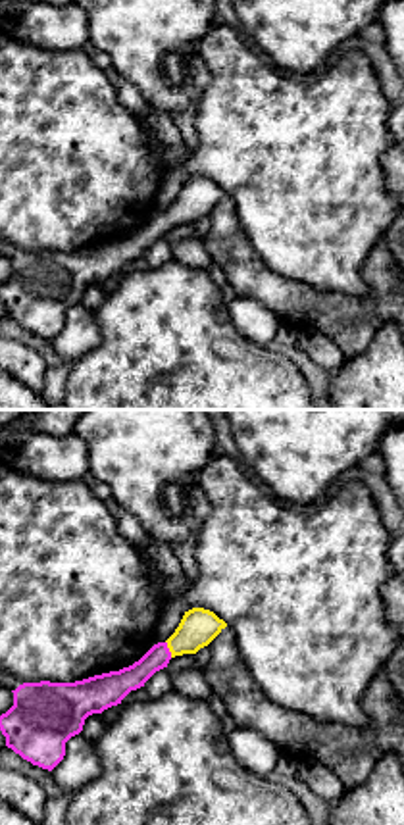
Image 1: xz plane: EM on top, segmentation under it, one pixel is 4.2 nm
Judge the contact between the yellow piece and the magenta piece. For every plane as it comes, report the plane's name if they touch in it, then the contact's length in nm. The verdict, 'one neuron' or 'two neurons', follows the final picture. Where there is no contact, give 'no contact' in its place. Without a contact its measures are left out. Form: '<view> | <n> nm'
xz | 80 nm

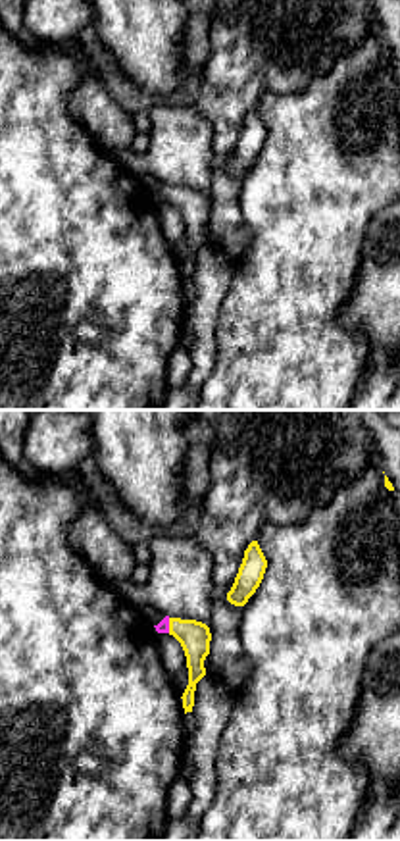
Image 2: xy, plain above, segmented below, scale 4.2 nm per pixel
xy | 60 nm

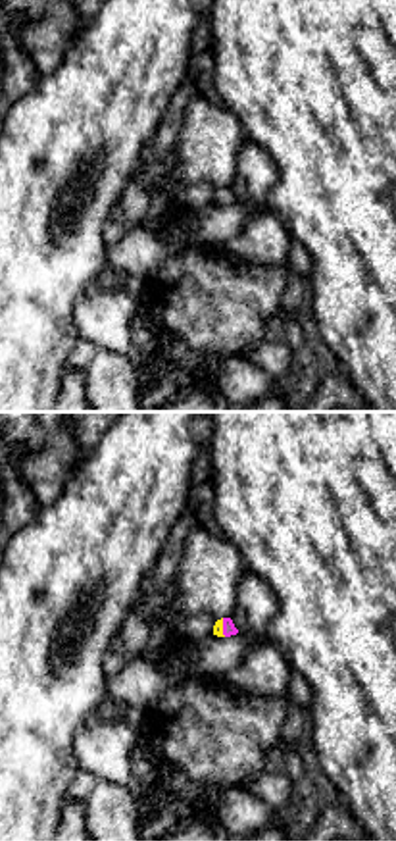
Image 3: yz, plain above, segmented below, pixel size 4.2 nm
yz | 80 nm

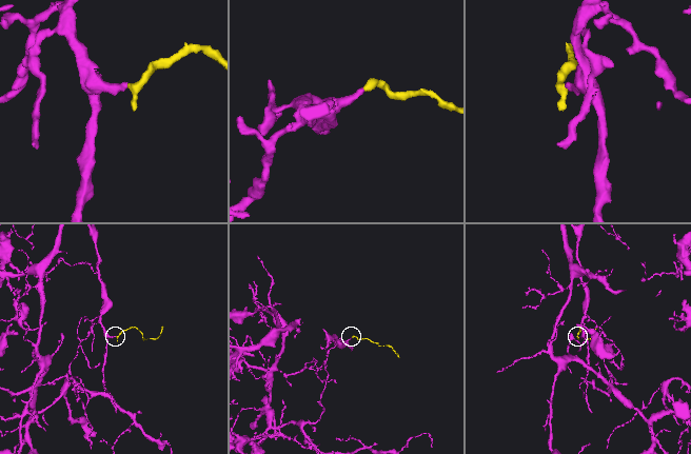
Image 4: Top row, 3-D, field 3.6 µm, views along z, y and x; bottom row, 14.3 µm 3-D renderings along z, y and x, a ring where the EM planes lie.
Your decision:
one neuron

